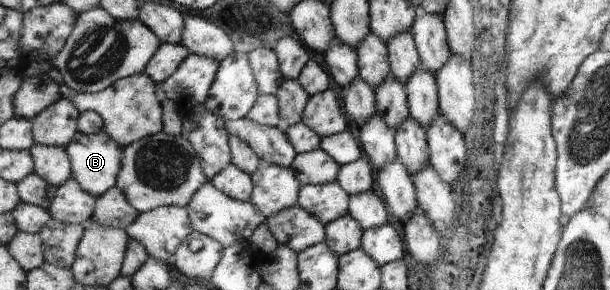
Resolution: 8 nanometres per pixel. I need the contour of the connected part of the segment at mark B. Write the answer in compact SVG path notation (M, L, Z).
M104 129L98 134L91 135L79 132L67 149L73 164L73 177L81 183L84 190L90 191L100 199L117 187L123 169L125 149L112 135L109 135Z

